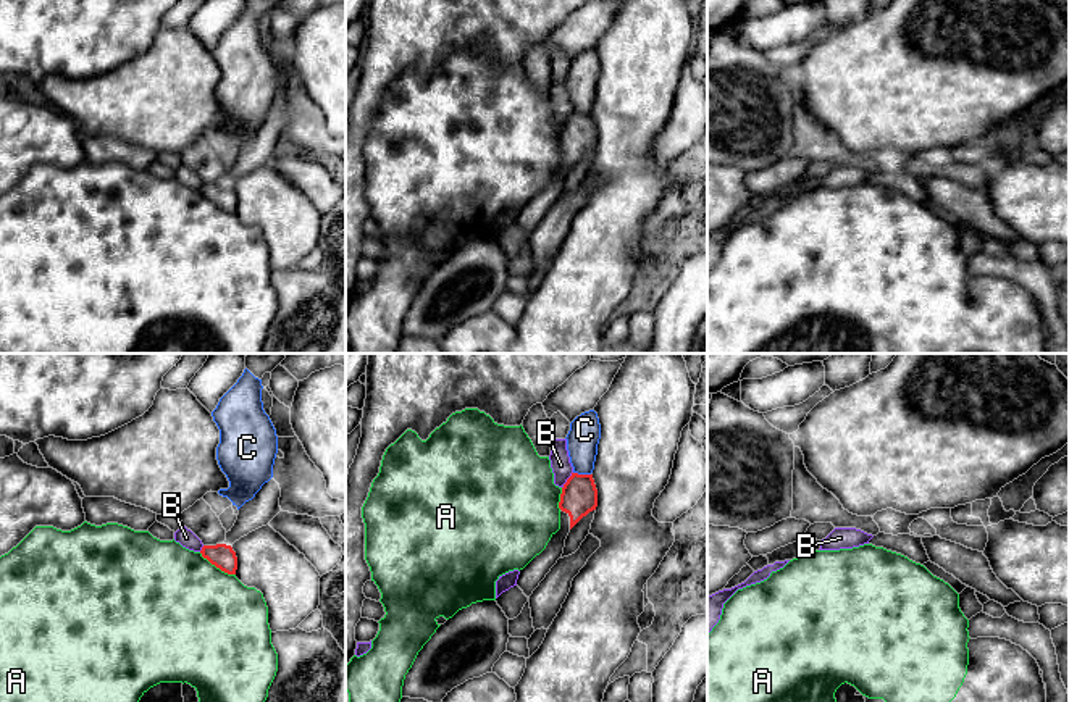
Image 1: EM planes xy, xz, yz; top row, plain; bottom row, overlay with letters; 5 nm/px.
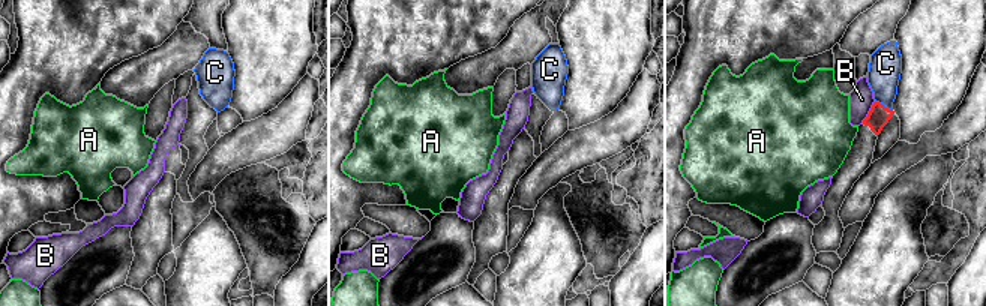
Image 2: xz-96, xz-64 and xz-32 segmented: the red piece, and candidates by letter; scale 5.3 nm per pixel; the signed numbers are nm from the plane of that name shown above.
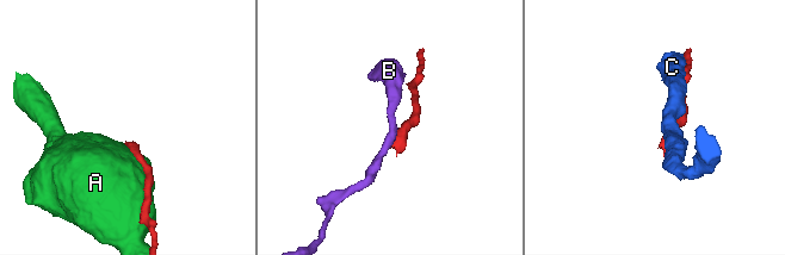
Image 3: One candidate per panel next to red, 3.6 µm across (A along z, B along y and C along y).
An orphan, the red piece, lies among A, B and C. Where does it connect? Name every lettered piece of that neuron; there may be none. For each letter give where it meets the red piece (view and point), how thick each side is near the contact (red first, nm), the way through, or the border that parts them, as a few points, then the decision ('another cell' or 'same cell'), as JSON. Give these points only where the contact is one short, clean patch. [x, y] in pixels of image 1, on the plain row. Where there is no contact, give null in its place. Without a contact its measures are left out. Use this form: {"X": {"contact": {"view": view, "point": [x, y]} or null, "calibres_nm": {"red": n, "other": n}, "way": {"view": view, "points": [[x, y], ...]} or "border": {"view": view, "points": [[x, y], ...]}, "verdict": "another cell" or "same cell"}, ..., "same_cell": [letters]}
{"A": {"contact": {"view": "xy", "point": [217, 205]}, "calibres_nm": {"red": 120, "other": 500}, "verdict": "another cell"}, "B": {"contact": {"view": "xz", "point": [567, 118]}, "calibres_nm": {"red": 180, "other": 100}, "border": {"view": "xz", "points": [[572, 110], [562, 126]]}, "verdict": "another cell"}, "C": {"contact": {"view": "xz", "point": [582, 113]}, "calibres_nm": {"red": 180, "other": 160}, "verdict": "another cell"}, "same_cell": []}

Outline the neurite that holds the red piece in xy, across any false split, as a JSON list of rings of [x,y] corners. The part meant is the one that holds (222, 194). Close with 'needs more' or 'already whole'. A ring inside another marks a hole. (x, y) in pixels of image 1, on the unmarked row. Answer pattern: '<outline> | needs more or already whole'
[[[226,182],[203,184],[200,192],[221,210],[228,213],[236,213],[237,195],[231,184]]] | already whole

